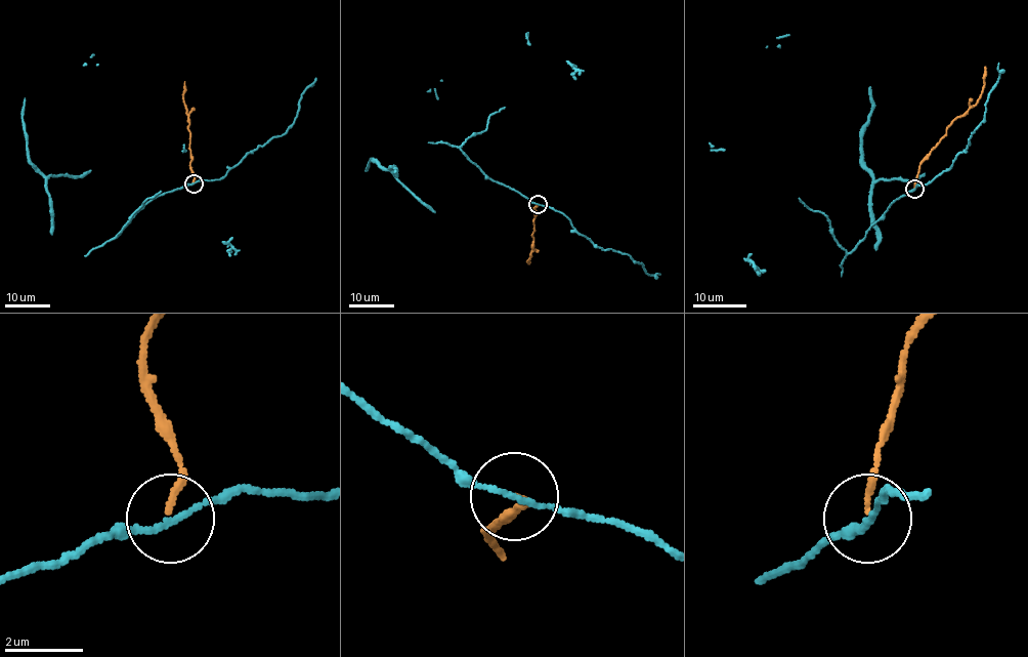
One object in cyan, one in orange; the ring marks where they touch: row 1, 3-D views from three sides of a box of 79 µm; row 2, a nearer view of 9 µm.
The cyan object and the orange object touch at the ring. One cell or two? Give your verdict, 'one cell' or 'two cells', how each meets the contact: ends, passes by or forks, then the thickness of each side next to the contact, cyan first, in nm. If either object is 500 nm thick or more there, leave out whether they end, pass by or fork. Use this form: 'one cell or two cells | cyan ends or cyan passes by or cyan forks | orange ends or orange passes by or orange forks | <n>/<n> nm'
two cells | cyan passes by | orange ends | 130/150 nm

